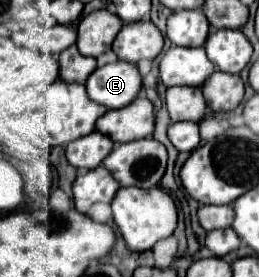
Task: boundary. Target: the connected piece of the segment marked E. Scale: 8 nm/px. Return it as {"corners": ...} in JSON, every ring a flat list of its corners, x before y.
{"corners":[[111,62,105,64,103,68,97,68,85,82,87,96,113,110,113,108,123,108,131,104,141,88,141,76,135,64,127,62]]}

